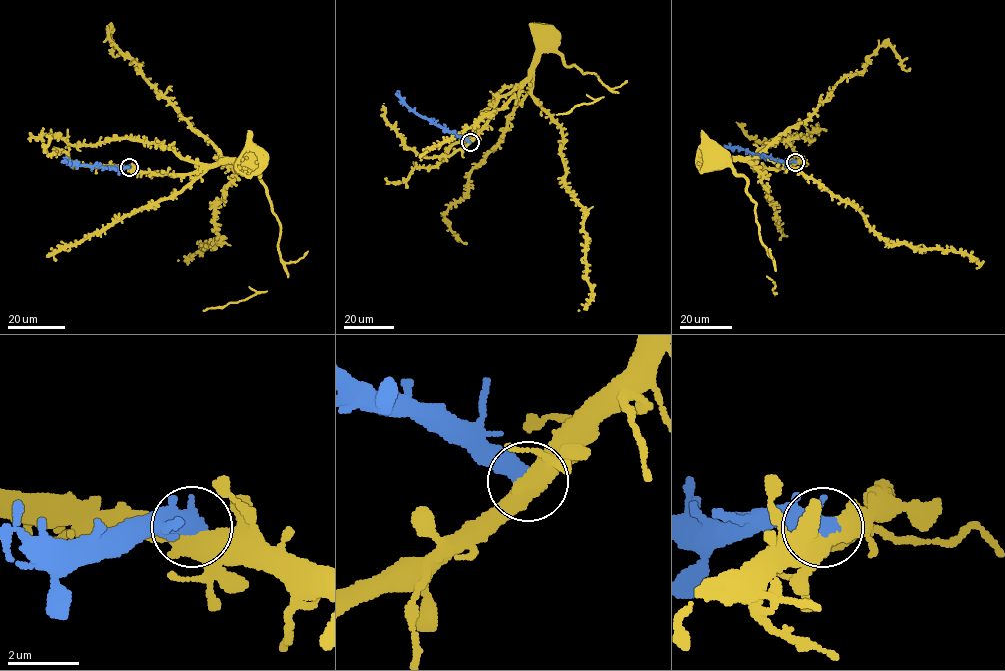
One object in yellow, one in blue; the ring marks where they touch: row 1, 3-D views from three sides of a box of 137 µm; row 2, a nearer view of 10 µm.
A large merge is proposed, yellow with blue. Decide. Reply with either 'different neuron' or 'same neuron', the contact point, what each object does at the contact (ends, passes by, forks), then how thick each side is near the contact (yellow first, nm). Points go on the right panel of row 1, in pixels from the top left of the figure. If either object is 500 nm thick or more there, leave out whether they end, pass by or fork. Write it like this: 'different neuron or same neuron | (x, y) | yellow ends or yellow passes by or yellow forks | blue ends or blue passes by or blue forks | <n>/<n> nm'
different neuron | (795, 162) | 600/600 nm

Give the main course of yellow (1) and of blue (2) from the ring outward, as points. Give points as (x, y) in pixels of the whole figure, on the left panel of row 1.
1: (129, 167), (189, 174), (222, 158), (217, 158), (235, 174), (215, 214), (219, 243), (200, 245), (177, 260)
2: (129, 167), (105, 169), (65, 161)

